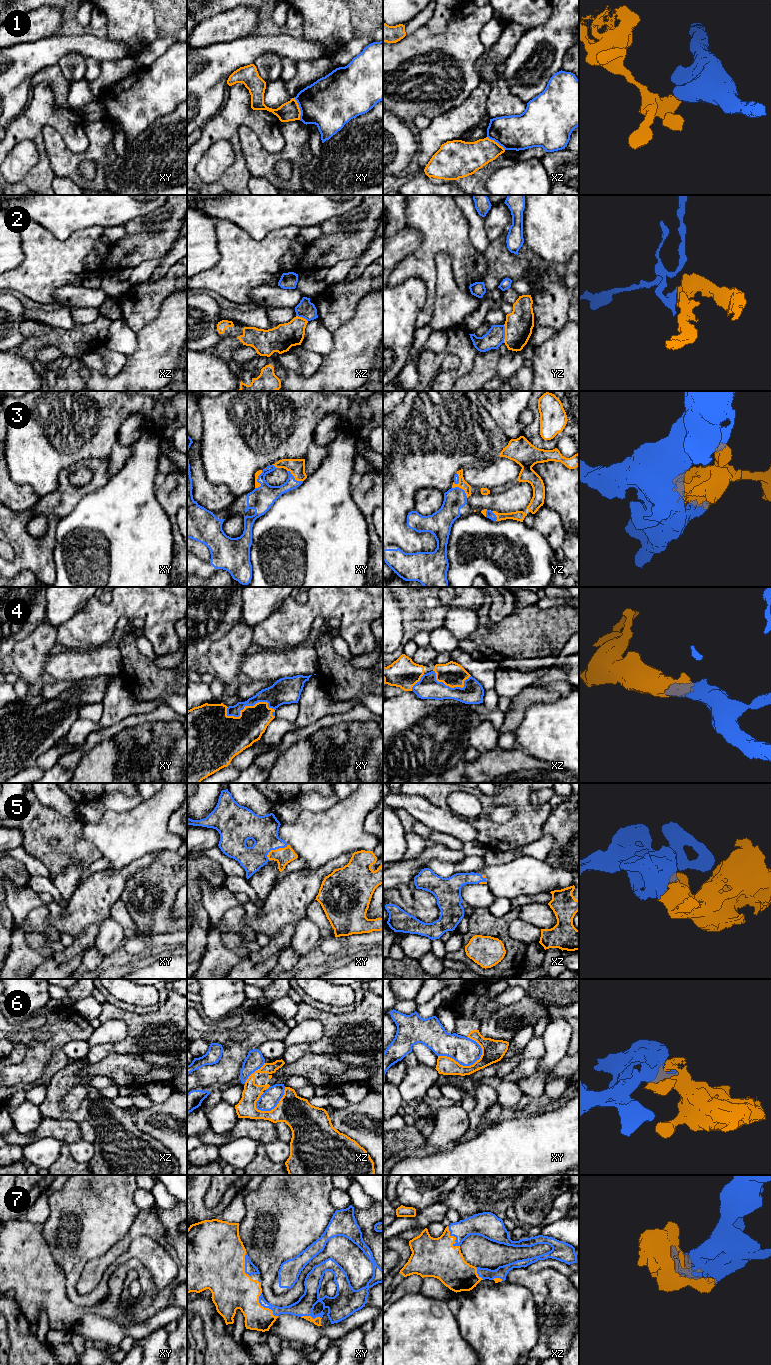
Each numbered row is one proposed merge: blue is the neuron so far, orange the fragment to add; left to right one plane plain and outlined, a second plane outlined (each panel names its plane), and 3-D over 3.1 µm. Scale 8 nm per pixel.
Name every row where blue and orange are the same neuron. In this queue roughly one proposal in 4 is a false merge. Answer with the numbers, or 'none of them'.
3, 4, 5, 7

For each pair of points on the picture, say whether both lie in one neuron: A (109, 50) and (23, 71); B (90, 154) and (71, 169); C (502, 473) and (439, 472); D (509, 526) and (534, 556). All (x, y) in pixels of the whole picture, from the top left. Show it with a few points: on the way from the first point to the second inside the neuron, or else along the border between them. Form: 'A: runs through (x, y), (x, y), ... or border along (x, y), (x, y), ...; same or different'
A: runs through (88, 46), (56, 46), (44, 52); same
B: runs through (85, 156), (82, 156), (74, 164); same
C: border along (470, 465), (463, 469); different
D: runs through (516, 533), (529, 546), (529, 549); same

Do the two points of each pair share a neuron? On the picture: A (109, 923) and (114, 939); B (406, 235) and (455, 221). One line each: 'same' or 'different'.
A: same
B: different

